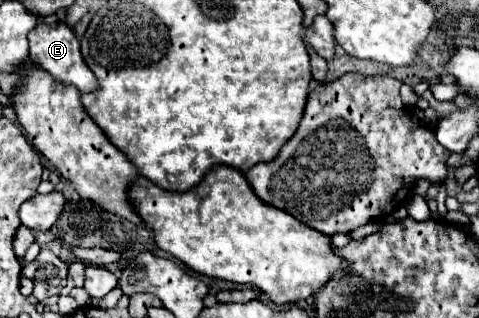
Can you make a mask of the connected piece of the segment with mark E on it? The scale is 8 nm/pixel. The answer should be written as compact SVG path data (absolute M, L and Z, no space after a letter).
M38 24L30 34L30 60L38 66L42 66L46 72L50 72L56 80L74 84L80 92L94 92L98 88L96 76L90 72L90 68L84 64L82 54L80 54L80 42L74 36L74 32L64 24Z

